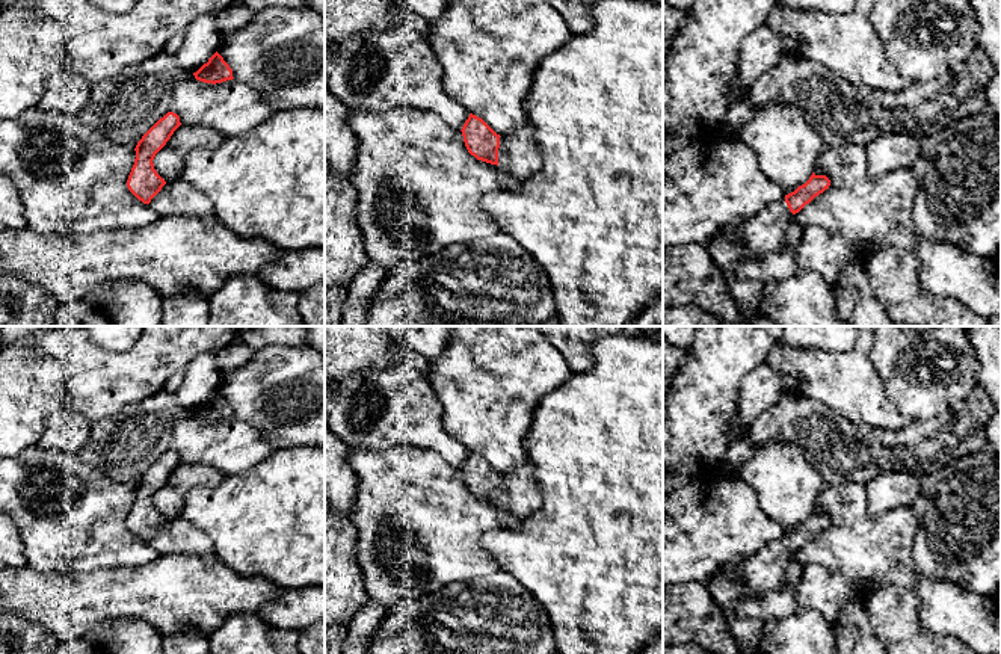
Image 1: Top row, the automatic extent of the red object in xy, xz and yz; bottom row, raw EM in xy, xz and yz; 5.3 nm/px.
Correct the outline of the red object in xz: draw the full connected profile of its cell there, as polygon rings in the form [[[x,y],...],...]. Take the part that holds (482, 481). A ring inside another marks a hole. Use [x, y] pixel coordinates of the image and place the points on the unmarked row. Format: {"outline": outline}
{"outline": [[[470,452],[460,470],[471,494],[503,506],[515,517],[527,520],[541,506],[542,495],[530,456],[521,467],[497,473],[482,456]]]}

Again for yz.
{"outline": [[[812,514],[784,539],[772,541],[753,556],[746,557],[738,568],[738,577],[713,574],[707,588],[723,613],[726,628],[734,642],[746,654],[762,654],[761,637],[765,621],[747,618],[734,612],[734,603],[750,595],[778,591],[784,582],[787,563],[815,535],[829,527],[826,514]]]}

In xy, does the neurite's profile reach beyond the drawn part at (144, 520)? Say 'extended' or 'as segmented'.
extended

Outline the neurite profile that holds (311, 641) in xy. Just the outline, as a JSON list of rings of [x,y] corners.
[[[325,621],[299,631],[297,649],[300,654],[325,654]]]

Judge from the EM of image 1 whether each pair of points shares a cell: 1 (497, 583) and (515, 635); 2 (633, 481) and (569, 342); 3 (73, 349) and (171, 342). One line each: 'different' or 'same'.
1: same
2: different
3: same

